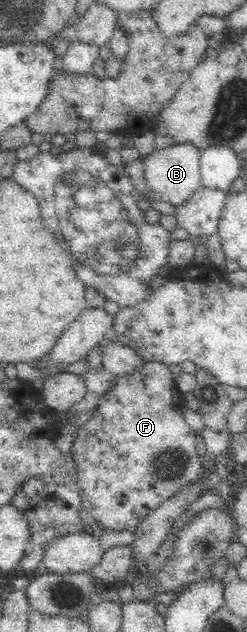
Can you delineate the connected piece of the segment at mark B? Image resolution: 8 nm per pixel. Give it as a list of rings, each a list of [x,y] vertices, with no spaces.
[[[174,143],[174,145],[154,149],[143,159],[143,176],[146,185],[150,189],[150,196],[161,202],[170,202],[173,205],[181,205],[186,202],[194,192],[203,187],[200,181],[200,152],[202,150],[190,143]]]

